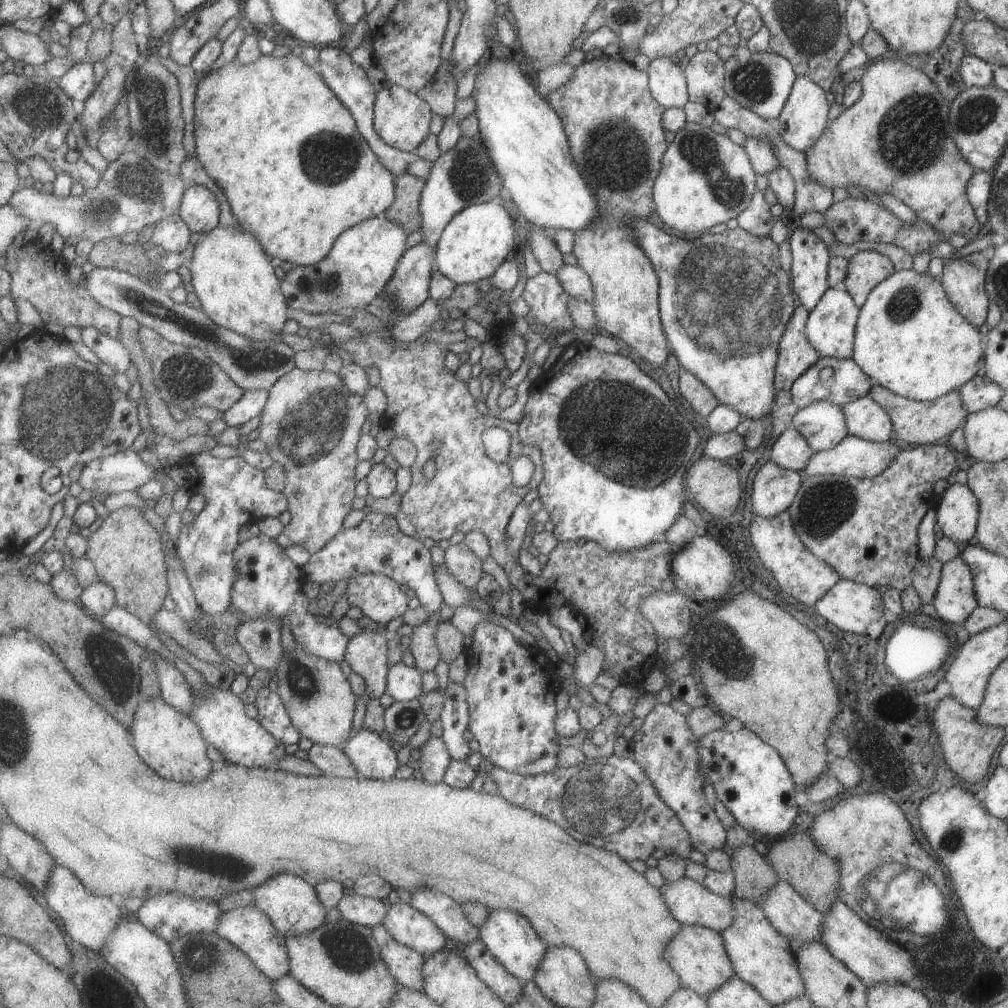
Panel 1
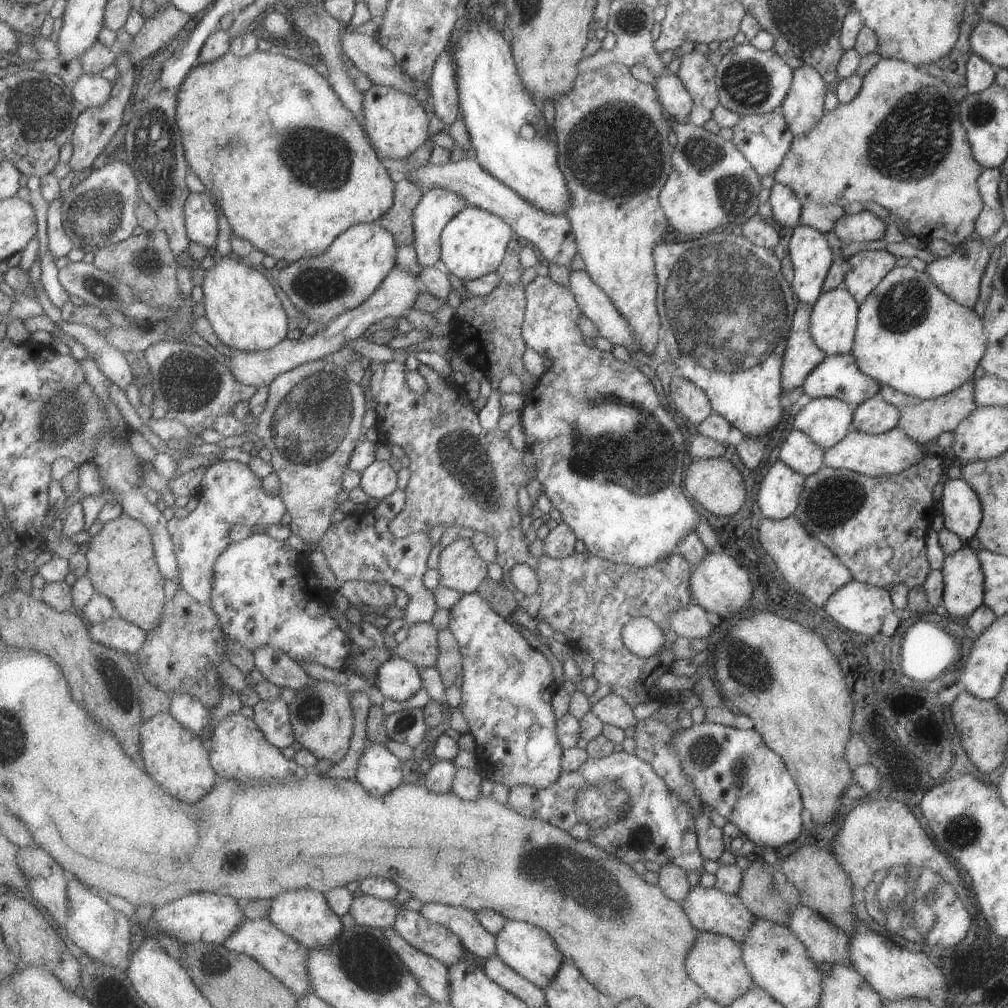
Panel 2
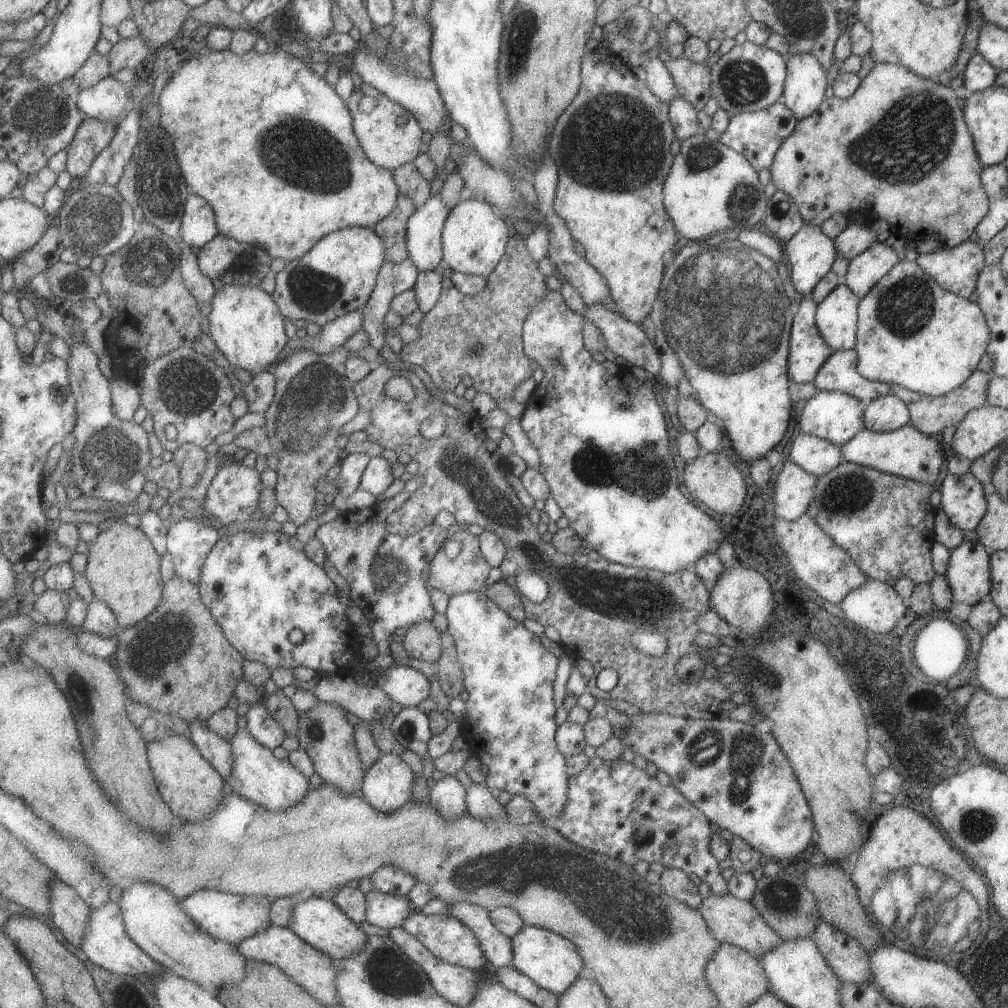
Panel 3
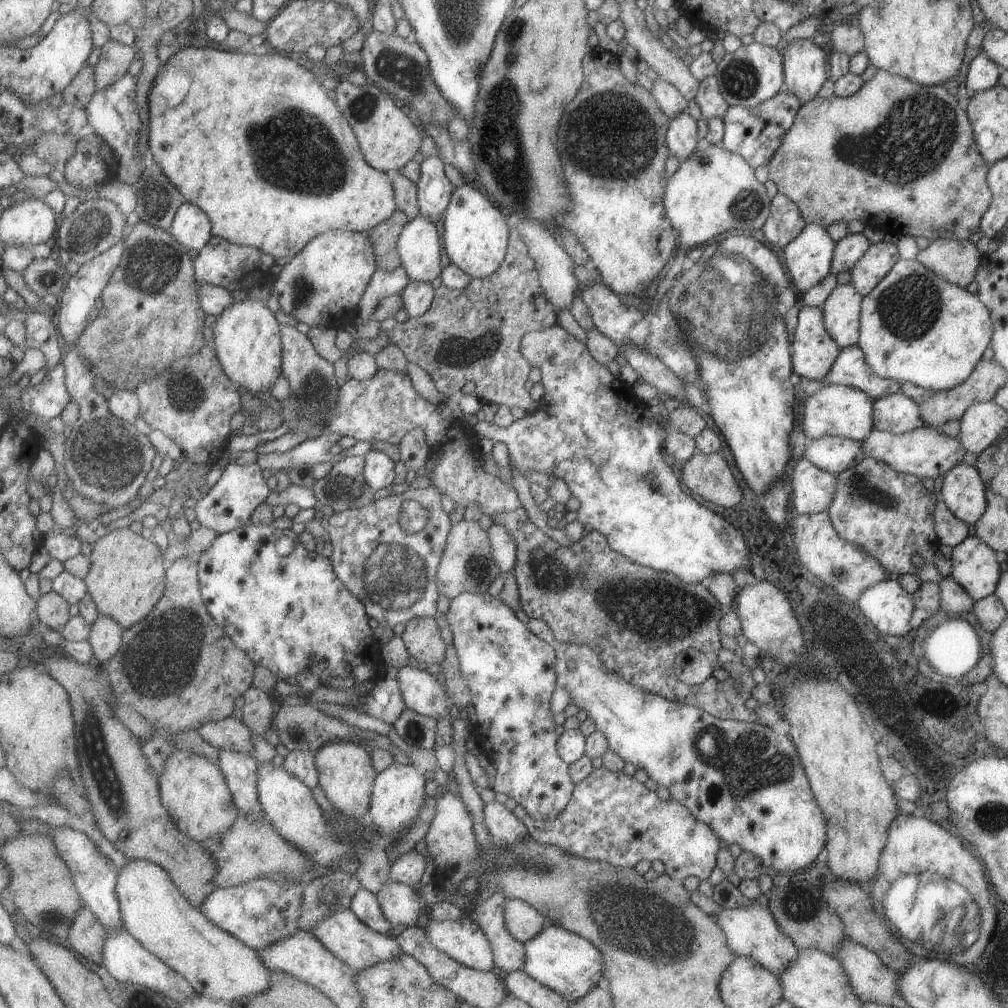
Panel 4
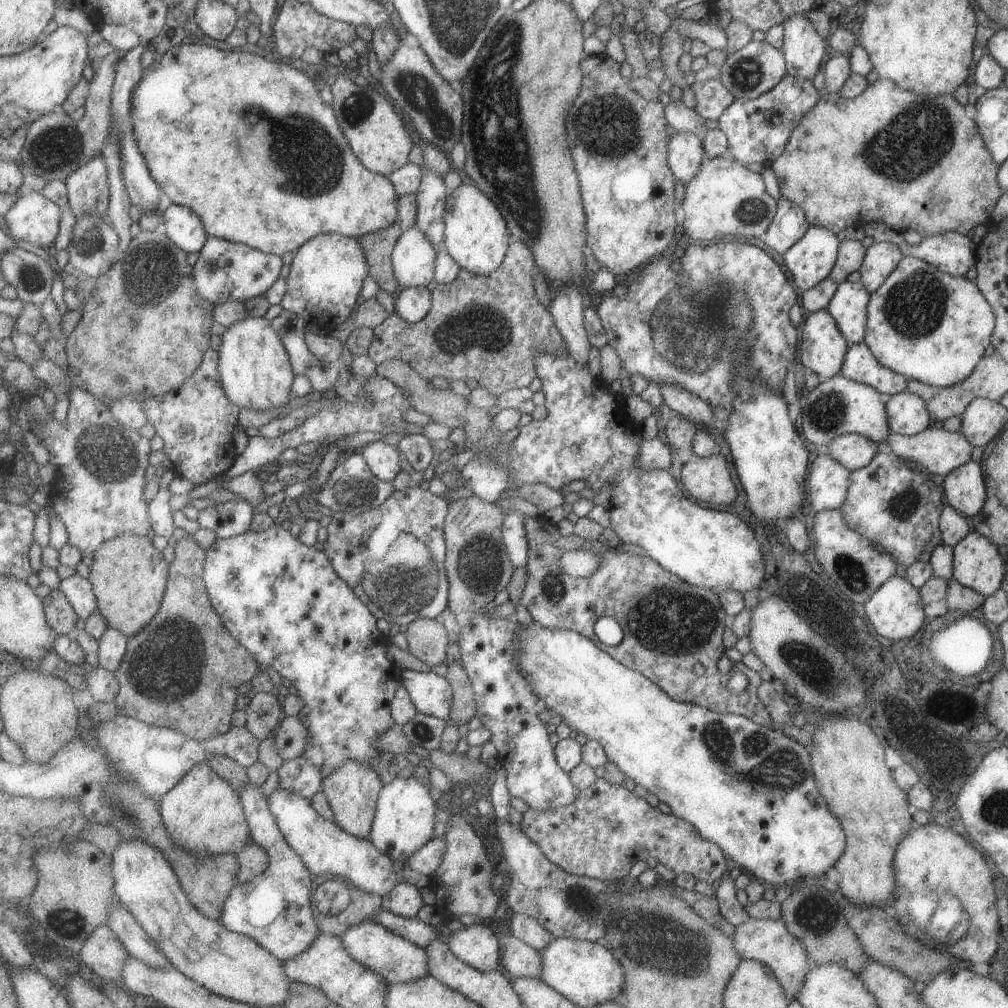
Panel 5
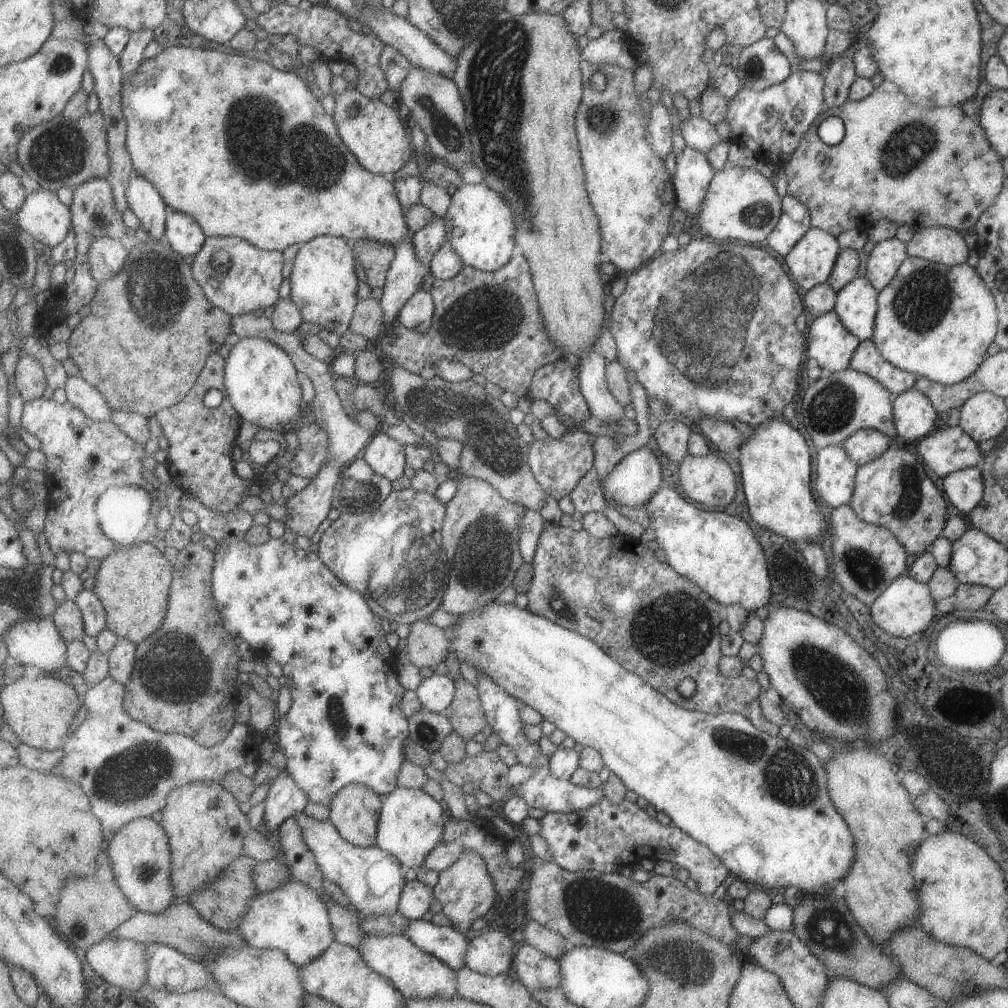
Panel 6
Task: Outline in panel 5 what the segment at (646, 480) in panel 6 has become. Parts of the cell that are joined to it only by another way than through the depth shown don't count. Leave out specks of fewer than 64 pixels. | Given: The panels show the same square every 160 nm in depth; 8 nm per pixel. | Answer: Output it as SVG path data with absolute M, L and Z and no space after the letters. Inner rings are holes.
M643 439L639 444L639 453L634 461L637 469L652 471L657 469L667 470L671 464L673 448L659 439Z

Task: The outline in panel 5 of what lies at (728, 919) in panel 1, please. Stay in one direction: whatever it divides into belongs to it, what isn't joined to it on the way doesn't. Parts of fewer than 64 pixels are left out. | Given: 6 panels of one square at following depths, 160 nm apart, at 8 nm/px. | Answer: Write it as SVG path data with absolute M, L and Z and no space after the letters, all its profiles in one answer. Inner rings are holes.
M751 919L734 928L732 945L741 959L760 962L771 969L779 981L787 1000L793 1001L801 990L811 967L805 947L798 938L789 934L782 919Z

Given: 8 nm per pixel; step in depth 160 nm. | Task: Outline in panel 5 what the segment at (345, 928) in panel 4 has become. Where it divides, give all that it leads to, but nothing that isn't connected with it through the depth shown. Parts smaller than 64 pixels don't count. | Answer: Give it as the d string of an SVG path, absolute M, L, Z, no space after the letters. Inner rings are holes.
M365 921L355 925L340 936L351 956L371 970L382 974L389 985L419 981L430 974L430 954L426 948L417 946L408 938L403 938L381 923Z

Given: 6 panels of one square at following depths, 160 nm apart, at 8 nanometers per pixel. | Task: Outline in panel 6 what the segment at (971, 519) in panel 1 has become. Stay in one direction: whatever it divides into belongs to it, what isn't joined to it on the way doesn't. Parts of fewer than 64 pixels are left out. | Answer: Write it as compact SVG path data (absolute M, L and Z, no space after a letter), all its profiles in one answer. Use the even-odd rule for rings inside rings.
M978 466L953 471L942 477L944 496L959 513L968 512L979 502L983 494L982 474Z

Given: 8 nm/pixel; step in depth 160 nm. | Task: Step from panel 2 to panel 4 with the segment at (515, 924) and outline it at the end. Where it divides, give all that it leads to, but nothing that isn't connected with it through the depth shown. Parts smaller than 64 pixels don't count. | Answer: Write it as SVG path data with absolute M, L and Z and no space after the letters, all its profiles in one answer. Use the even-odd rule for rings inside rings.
M549 925L534 939L527 941L526 970L535 980L559 991L572 1002L586 996L595 986L604 985L602 952L583 935L559 925Z

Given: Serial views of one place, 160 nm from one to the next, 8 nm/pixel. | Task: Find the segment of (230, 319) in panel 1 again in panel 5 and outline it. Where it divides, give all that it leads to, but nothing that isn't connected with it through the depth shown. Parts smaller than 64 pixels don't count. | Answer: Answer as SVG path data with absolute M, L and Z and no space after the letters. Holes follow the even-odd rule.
M247 317L222 336L220 375L231 402L256 411L276 411L294 398L296 372L282 338L264 317Z

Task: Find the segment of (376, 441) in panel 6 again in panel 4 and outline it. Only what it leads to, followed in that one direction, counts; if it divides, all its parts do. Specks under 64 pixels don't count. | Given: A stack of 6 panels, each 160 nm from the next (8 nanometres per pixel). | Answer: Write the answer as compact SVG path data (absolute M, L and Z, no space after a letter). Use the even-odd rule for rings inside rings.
M373 449L366 454L365 476L374 491L387 488L395 483L396 464L397 462L389 454L381 450Z

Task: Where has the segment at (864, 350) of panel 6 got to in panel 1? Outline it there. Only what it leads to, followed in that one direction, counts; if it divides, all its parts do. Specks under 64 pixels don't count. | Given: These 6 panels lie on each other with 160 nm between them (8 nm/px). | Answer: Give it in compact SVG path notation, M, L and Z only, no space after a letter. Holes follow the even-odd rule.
M820 356L815 361L815 364L804 370L803 374L800 374L799 378L793 381L788 391L790 392L792 403L797 409L820 400L828 400L842 407L855 399L867 395L872 385L873 381L855 364L854 360ZM825 366L832 368L833 373L827 380L822 381L819 379L819 370L825 368Z

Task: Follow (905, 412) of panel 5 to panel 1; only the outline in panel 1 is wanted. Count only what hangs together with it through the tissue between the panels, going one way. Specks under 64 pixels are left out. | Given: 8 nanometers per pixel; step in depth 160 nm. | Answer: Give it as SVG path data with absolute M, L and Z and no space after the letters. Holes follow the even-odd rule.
M869 394L843 405L844 421L849 435L873 441L893 439L893 427L887 411Z

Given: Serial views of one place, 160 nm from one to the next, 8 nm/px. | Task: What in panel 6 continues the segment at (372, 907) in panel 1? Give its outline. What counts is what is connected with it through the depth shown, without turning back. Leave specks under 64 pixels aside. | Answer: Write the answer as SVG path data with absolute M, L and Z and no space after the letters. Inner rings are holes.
M419 879L409 881L403 891L398 912L412 920L421 919L431 910L435 898L434 887L422 884Z

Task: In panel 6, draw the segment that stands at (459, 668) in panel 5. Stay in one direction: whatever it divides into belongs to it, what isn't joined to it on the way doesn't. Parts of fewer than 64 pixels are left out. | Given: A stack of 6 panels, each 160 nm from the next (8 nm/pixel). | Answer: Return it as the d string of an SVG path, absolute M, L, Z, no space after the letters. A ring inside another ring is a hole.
M456 680L456 695L449 706L442 712L453 723L454 730L465 740L473 740L474 734L485 730L488 718L483 708L480 692L476 686L464 680Z

